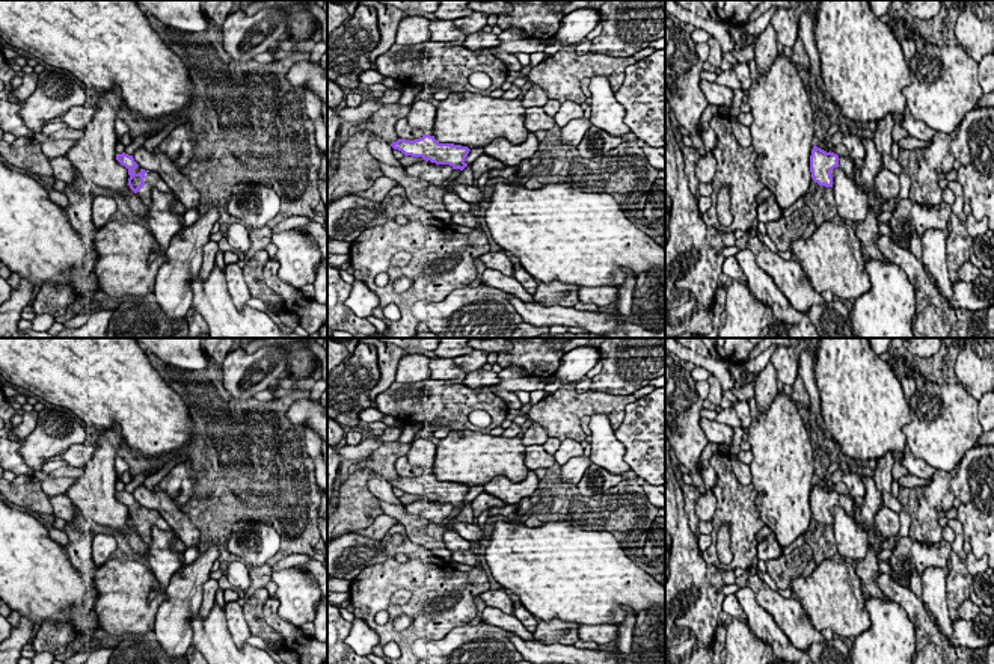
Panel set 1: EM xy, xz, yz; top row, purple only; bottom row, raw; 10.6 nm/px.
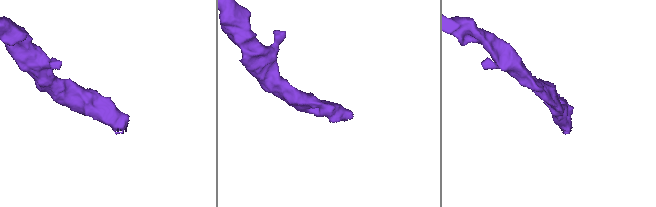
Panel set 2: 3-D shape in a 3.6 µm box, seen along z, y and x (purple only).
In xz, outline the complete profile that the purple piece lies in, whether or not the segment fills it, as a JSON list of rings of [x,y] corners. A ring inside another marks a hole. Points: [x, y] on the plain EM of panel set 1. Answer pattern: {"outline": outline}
{"outline": [[[422,472],[415,478],[398,477],[392,480],[391,484],[401,489],[404,493],[422,495],[425,500],[449,503],[453,507],[460,509],[468,504],[465,496],[471,489],[468,484],[462,483],[439,481],[434,474],[430,472]]]}

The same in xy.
{"outline": [[[125,490],[116,492],[116,498],[128,507],[128,524],[134,531],[139,533],[142,542],[151,542],[151,531],[154,527],[166,531],[172,530],[157,510],[142,507],[134,500],[133,493],[128,493]]]}

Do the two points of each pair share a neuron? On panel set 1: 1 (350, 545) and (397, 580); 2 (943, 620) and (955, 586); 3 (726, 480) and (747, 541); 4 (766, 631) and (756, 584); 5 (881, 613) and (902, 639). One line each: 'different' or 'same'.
1: different
2: different
3: same
4: different
5: same

